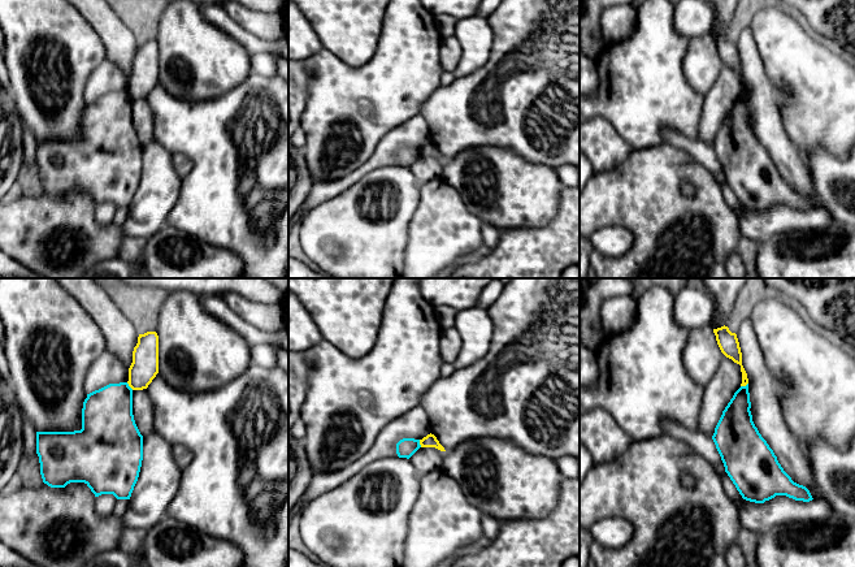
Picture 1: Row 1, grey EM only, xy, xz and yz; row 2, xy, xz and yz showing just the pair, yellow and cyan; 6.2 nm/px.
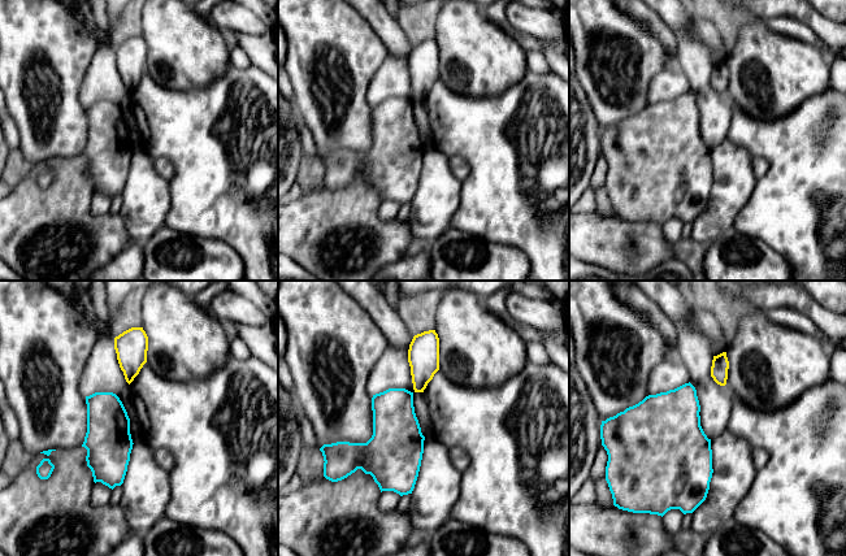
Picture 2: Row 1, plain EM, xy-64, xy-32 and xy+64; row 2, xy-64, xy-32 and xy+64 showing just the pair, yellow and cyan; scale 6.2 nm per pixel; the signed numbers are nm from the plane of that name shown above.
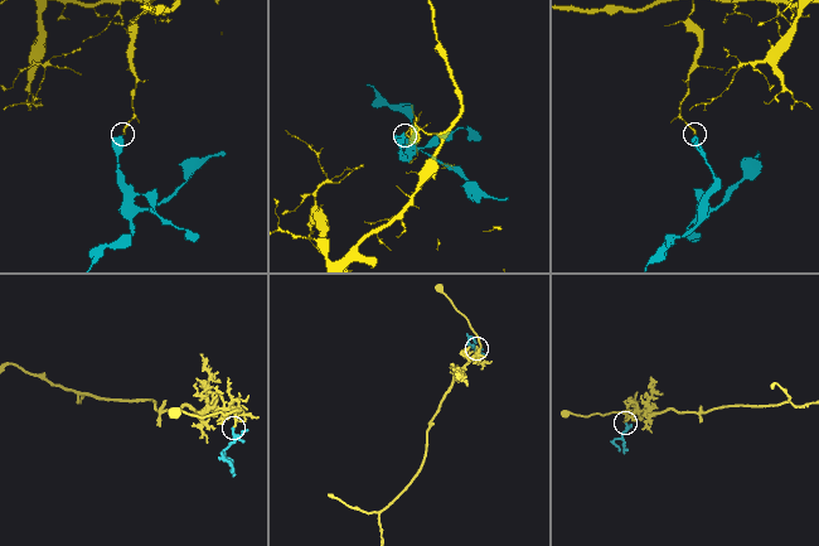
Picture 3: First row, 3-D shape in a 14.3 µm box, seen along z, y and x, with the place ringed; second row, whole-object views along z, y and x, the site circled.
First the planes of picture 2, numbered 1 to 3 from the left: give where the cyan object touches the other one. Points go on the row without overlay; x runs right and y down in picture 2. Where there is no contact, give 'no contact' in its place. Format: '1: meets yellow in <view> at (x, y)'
1: no contact
2: no contact
3: no contact

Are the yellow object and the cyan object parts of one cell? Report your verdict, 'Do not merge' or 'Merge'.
Do not merge

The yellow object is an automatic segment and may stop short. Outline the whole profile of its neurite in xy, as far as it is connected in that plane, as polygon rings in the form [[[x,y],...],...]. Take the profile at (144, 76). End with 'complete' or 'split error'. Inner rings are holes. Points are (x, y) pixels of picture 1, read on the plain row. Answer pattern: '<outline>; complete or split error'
[[[156,40],[139,43],[129,77],[129,95],[133,99],[147,98],[159,82],[159,44]]]; complete

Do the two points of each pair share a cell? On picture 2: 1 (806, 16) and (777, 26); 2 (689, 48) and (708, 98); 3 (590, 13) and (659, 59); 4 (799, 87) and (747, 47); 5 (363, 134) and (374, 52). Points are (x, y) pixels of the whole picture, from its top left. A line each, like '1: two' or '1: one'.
1: two
2: one
3: one
4: one
5: one

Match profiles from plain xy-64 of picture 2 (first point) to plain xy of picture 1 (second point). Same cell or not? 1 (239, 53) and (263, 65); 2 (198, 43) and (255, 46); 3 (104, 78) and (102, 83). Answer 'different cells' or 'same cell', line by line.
1: same cell
2: different cells
3: same cell

